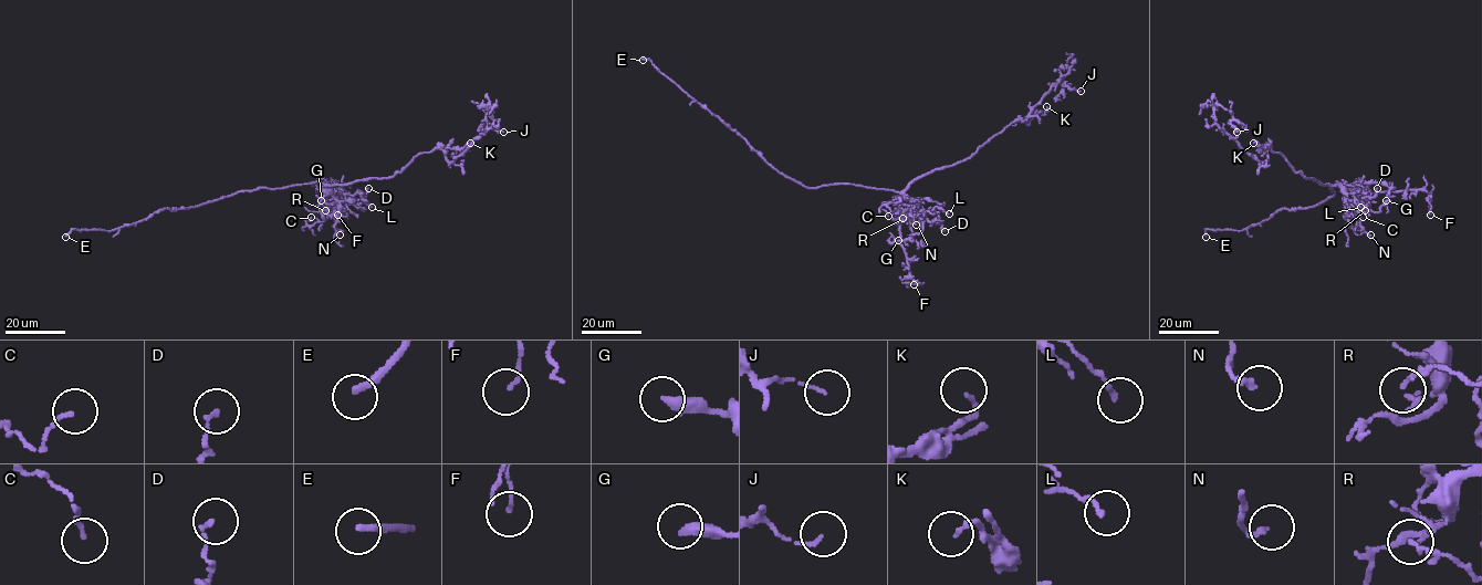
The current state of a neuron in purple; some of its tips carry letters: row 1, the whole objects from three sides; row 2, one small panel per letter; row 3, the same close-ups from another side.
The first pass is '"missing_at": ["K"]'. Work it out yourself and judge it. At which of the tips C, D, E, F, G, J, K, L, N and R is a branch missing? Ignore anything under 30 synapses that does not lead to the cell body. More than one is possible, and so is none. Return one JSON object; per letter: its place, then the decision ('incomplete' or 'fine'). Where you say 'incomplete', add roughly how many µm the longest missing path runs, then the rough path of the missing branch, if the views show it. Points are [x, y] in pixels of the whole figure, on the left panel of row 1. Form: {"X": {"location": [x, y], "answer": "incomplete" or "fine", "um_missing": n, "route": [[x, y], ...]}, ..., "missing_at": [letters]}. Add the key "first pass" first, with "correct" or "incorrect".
{"first pass": "incorrect", "C": {"location": [311, 217], "answer": "fine"}, "D": {"location": [368, 188], "answer": "fine"}, "E": {"location": [65, 237], "answer": "incomplete", "um_missing": 30}, "F": {"location": [337, 215], "answer": "fine"}, "G": {"location": [321, 200], "answer": "fine"}, "J": {"location": [503, 132], "answer": "fine"}, "K": {"location": [470, 143], "answer": "fine"}, "L": {"location": [372, 207], "answer": "fine"}, "N": {"location": [340, 234], "answer": "fine"}, "R": {"location": [325, 210], "answer": "fine"}, "missing_at": ["E"]}

